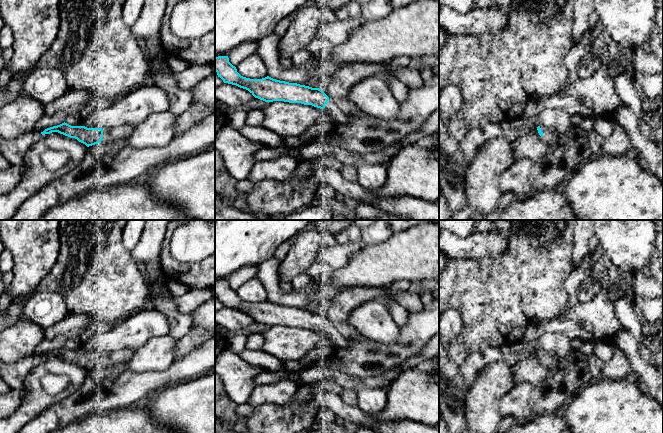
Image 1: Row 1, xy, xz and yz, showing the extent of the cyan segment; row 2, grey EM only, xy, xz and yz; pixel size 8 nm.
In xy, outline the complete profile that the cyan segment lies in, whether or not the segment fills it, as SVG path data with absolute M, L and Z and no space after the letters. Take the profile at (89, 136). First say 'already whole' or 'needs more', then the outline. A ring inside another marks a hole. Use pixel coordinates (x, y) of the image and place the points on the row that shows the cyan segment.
needs more | M62 123L45 129L42 135L58 132L70 138L75 138L87 147L98 144L108 143L117 139L126 139L135 129L132 125L121 125L110 128L87 128L85 126L71 126Z

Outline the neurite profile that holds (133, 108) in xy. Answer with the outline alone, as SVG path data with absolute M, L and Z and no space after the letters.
M142 86L129 92L106 109L94 110L76 126L110 128L121 125L136 126L150 115L170 109L167 93L159 86Z

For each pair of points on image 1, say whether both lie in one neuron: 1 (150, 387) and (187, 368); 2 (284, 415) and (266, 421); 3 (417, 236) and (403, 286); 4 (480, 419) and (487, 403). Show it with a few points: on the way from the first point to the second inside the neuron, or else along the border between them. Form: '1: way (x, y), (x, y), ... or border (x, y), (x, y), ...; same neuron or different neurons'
1: way (159, 380), (178, 372); same neuron
2: way (280, 419), (270, 420); same neuron
3: border (410, 281), (397, 280), (388, 286); different neurons
4: way (481, 415), (483, 407); same neuron

